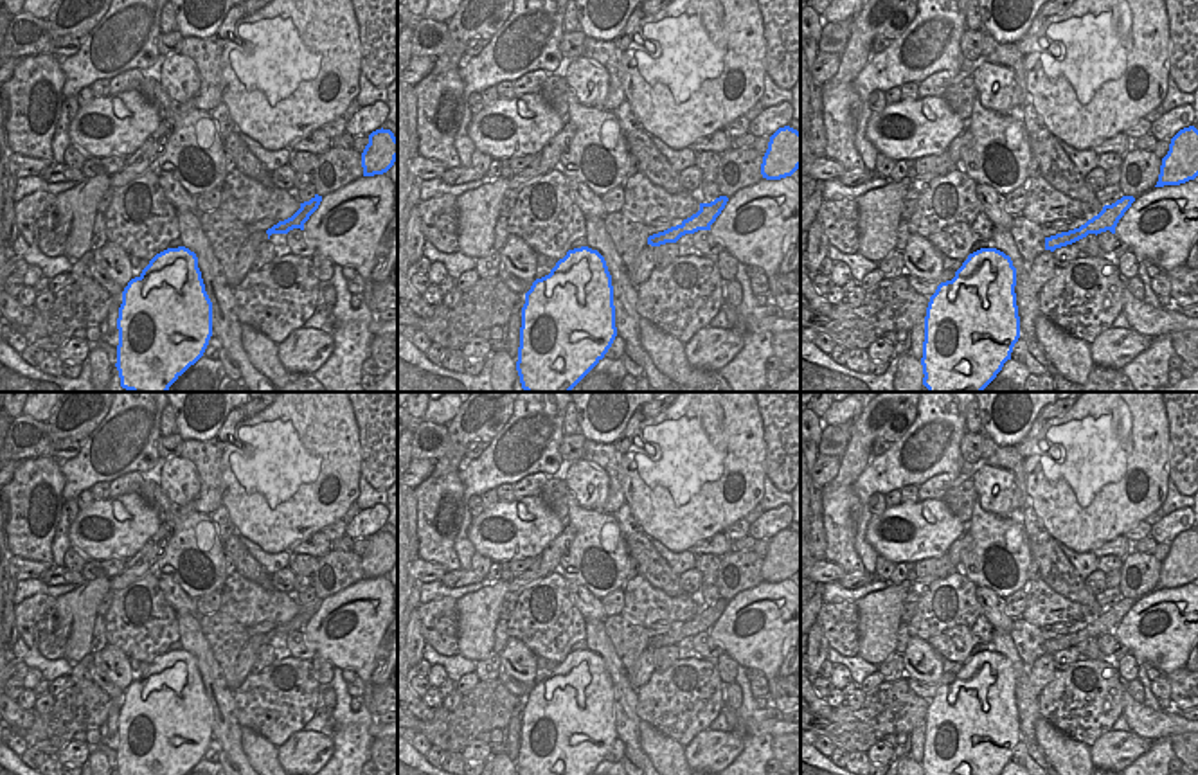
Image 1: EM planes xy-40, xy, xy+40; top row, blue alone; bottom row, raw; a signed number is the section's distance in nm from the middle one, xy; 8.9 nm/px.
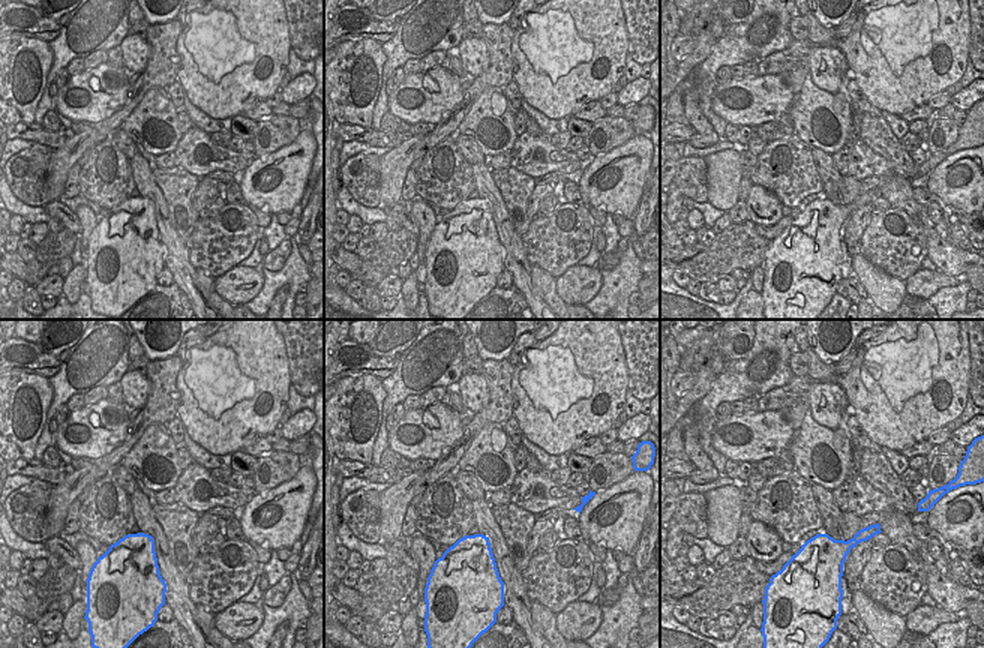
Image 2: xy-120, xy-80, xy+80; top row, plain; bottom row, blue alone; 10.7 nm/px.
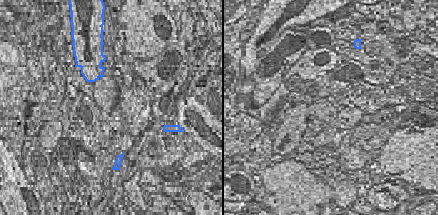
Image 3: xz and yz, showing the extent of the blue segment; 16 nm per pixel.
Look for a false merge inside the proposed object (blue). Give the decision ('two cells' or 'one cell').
one cell

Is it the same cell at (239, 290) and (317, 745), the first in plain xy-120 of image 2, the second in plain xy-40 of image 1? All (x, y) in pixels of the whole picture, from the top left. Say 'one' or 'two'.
one

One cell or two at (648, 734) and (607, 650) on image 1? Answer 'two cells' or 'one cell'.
two cells

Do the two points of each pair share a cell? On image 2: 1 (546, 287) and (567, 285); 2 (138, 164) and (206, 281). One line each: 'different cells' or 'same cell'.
1: different cells
2: different cells

